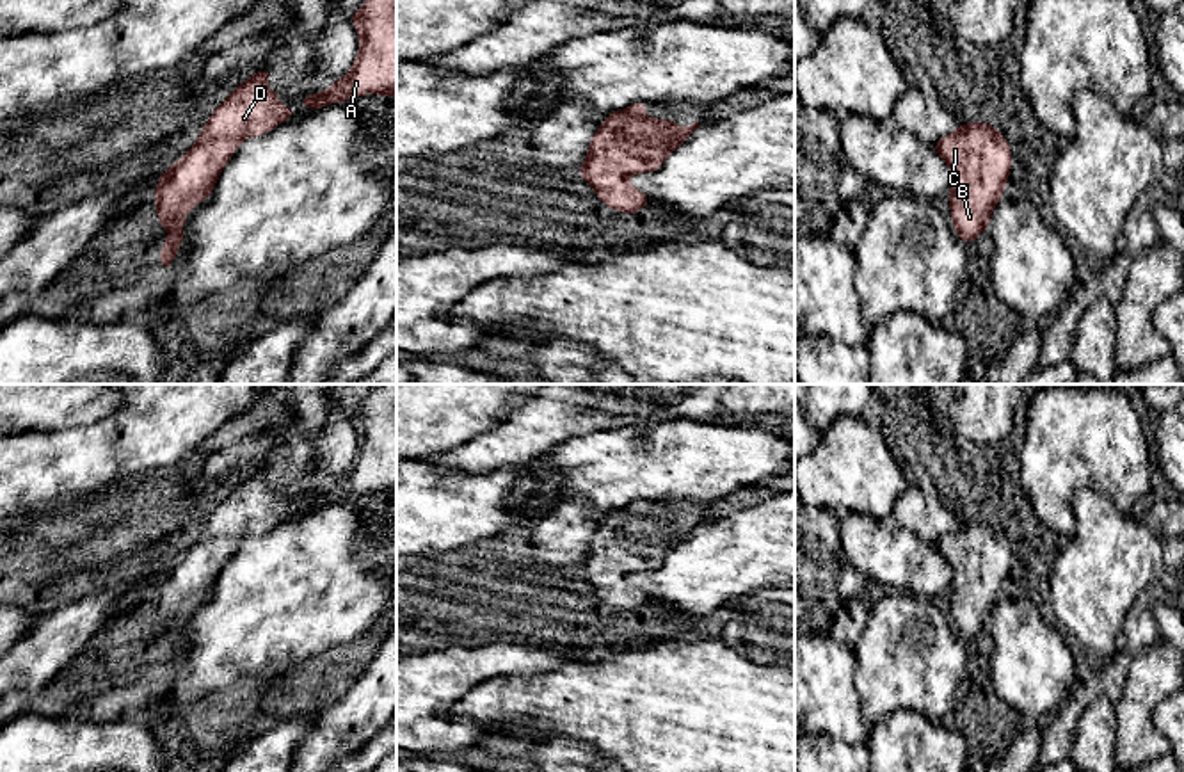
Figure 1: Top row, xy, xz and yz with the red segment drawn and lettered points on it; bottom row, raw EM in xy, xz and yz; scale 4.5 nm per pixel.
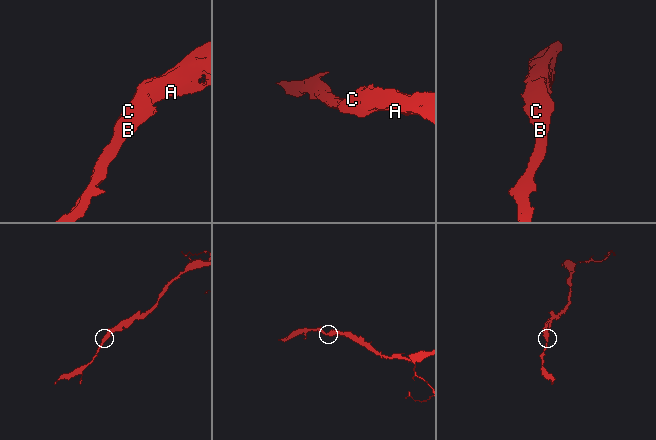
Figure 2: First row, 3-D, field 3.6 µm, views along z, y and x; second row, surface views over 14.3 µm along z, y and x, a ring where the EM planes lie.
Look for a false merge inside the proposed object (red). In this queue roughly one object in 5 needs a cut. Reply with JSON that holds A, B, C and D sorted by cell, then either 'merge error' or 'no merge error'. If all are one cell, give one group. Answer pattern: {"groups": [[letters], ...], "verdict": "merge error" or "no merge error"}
{"groups": [["A", "B", "C", "D"]], "verdict": "no merge error"}

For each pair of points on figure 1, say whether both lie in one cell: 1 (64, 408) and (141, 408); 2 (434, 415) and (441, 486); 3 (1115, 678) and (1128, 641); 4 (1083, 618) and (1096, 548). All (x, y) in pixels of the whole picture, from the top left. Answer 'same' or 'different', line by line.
1: different
2: different
3: same
4: same

